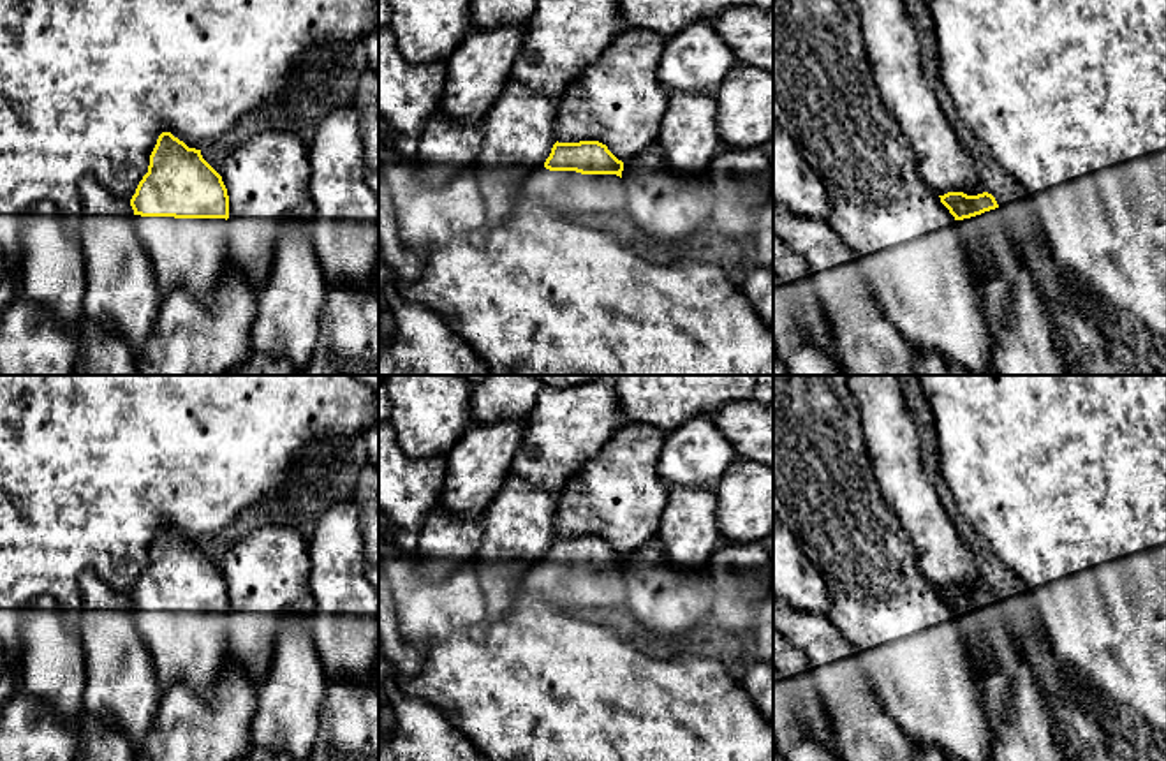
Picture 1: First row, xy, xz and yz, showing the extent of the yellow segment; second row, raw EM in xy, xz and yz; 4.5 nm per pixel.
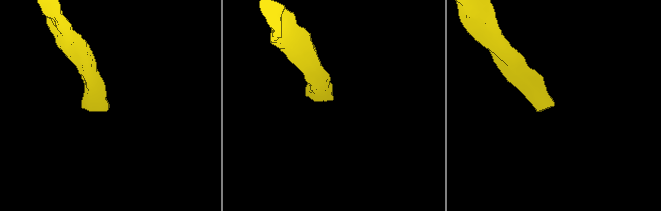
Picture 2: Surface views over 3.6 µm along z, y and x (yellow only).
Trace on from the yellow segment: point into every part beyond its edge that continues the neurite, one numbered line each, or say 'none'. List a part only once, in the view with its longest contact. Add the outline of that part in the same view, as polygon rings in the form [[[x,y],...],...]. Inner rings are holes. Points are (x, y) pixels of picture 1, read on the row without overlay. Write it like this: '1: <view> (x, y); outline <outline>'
1: xy (191, 649); outline [[[132,611],[162,691],[180,682],[196,694],[213,689],[229,659],[225,613]]]

